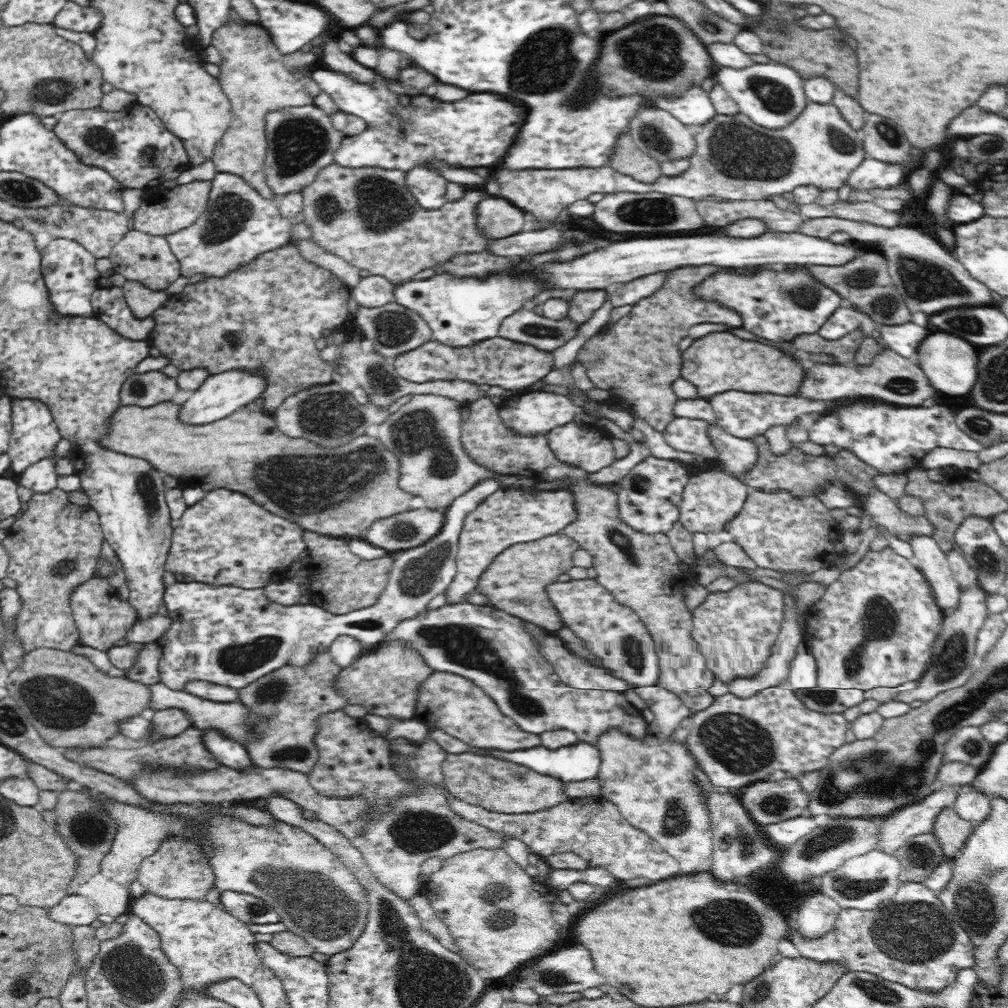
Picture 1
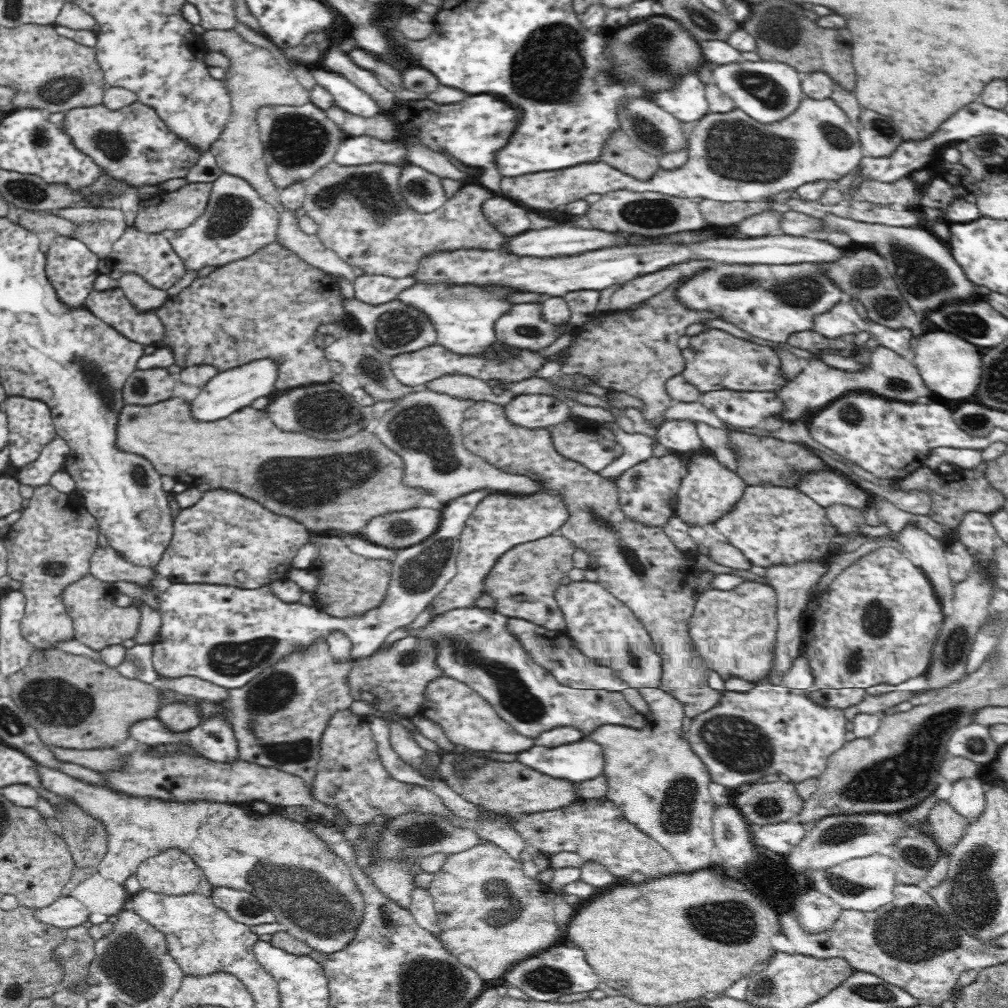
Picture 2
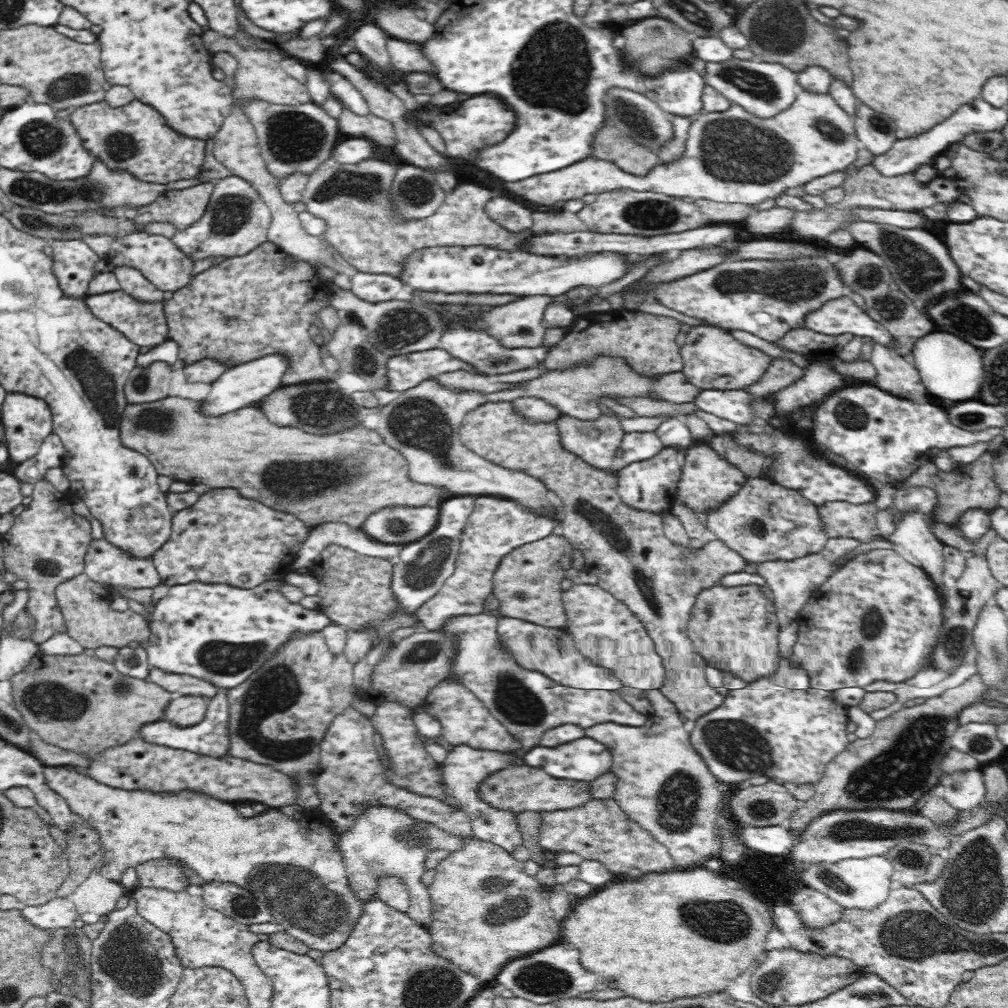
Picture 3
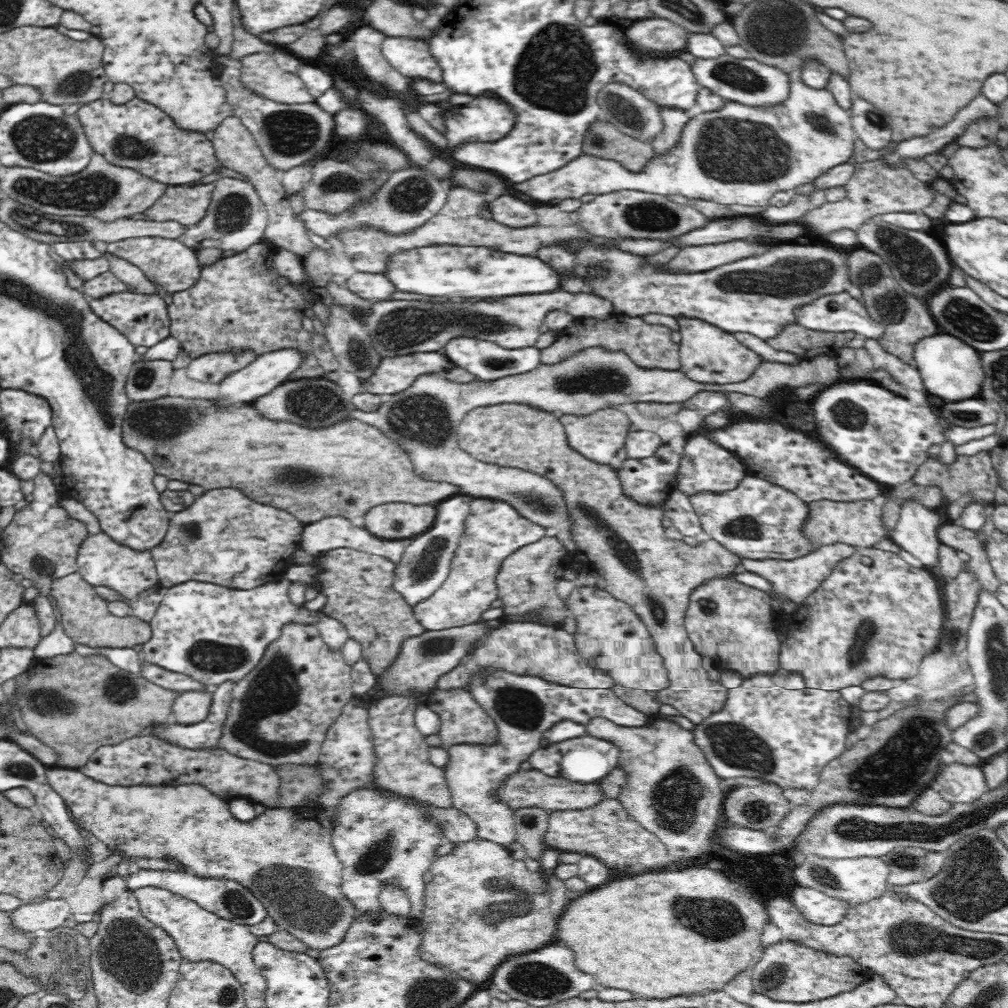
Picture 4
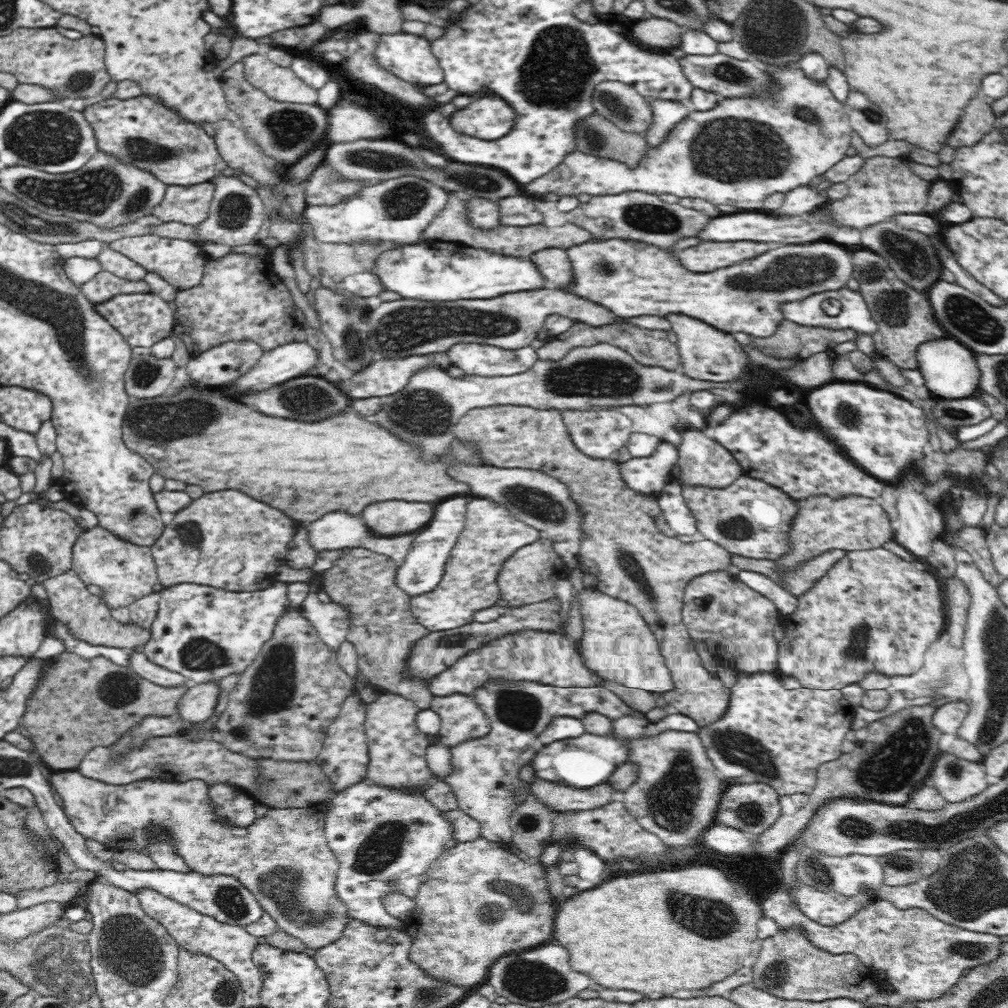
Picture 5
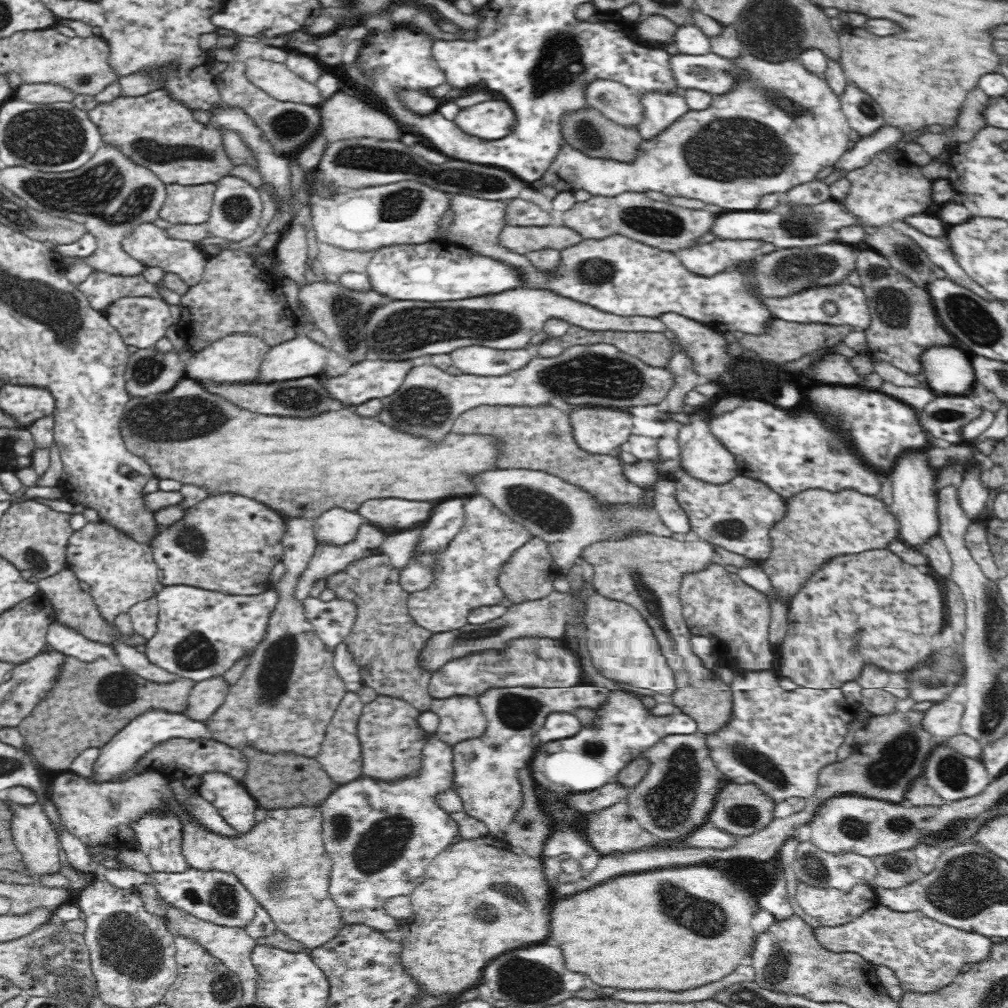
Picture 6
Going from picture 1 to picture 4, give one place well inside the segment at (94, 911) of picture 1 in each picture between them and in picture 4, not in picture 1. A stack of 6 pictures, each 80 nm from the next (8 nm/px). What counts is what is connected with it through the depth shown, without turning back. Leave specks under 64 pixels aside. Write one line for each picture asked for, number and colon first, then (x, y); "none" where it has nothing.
2: (67, 912)
3: (59, 913)
4: (52, 913)

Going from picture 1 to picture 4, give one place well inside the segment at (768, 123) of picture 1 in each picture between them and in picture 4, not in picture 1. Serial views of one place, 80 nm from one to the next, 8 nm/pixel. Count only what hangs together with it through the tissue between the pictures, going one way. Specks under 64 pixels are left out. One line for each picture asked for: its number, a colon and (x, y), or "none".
2: (768, 91)
3: (764, 89)
4: (749, 82)

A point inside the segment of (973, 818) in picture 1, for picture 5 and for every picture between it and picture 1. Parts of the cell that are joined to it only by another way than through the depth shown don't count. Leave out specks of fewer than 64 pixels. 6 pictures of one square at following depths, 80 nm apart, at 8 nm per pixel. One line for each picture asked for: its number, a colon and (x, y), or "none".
2: (967, 798)
3: (965, 790)
4: (958, 783)
5: (956, 779)

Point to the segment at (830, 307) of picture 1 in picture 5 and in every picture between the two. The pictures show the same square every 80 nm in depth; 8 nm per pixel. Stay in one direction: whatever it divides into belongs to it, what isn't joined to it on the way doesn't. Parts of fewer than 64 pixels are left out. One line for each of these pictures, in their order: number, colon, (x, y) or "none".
2: (772, 302)
3: (767, 298)
4: (759, 295)
5: (630, 280)

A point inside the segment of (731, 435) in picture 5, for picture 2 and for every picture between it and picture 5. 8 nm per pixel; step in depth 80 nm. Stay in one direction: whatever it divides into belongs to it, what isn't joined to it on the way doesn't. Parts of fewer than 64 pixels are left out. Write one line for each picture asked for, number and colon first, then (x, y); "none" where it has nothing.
2: (826, 488)
3: (795, 466)
4: (792, 461)

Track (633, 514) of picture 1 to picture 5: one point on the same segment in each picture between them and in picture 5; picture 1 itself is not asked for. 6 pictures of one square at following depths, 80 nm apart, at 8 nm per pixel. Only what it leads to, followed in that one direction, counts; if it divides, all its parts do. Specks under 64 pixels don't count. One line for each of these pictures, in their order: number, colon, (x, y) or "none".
2: (648, 492)
3: (651, 485)
4: (651, 480)
5: (650, 475)

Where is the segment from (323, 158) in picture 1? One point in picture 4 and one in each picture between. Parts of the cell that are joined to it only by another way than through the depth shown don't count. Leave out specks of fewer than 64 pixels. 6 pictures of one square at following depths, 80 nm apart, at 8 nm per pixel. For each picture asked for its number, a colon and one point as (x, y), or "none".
2: (298, 140)
3: (293, 139)
4: (289, 135)

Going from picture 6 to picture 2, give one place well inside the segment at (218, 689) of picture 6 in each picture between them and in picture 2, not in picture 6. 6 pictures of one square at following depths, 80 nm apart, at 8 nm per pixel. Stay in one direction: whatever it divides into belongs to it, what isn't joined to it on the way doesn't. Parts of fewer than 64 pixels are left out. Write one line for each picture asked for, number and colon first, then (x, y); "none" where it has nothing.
2: (179, 717)
3: (183, 711)
4: (191, 707)
5: (197, 705)

